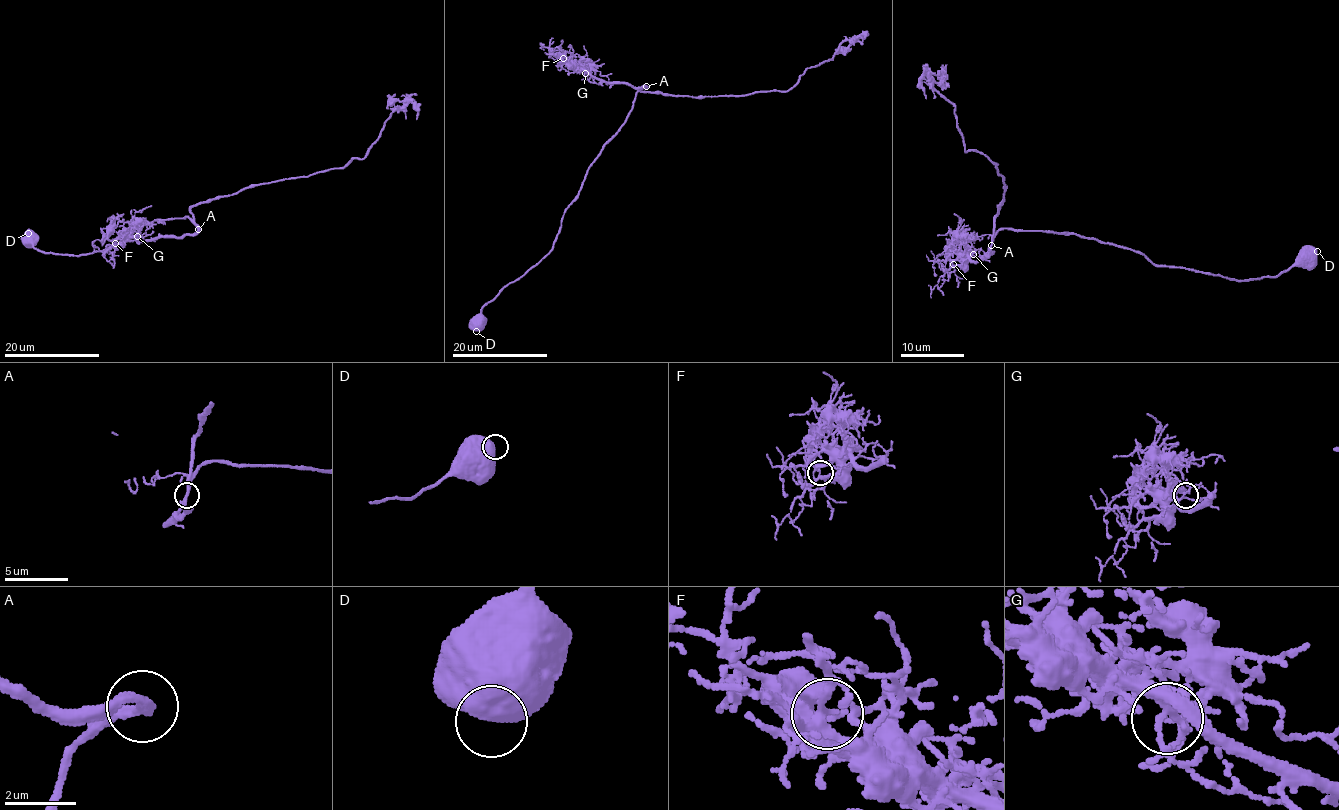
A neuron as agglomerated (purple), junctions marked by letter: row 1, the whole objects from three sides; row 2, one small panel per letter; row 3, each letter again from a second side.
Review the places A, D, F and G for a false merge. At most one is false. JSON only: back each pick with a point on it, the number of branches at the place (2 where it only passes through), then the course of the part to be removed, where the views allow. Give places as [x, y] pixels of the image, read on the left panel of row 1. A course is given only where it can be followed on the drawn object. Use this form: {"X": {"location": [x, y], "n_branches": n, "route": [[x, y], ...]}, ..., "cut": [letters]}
{"cut": []}

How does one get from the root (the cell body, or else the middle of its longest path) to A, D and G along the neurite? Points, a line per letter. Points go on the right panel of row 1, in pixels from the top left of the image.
A: (995, 232), (991, 245)
D: (995, 232), (1071, 232), (1139, 251), (1157, 265), (1184, 267), (1235, 280), (1277, 276), (1306, 254), (1317, 251)
G: (995, 232), (989, 256), (973, 261), (970, 257), (973, 254)

